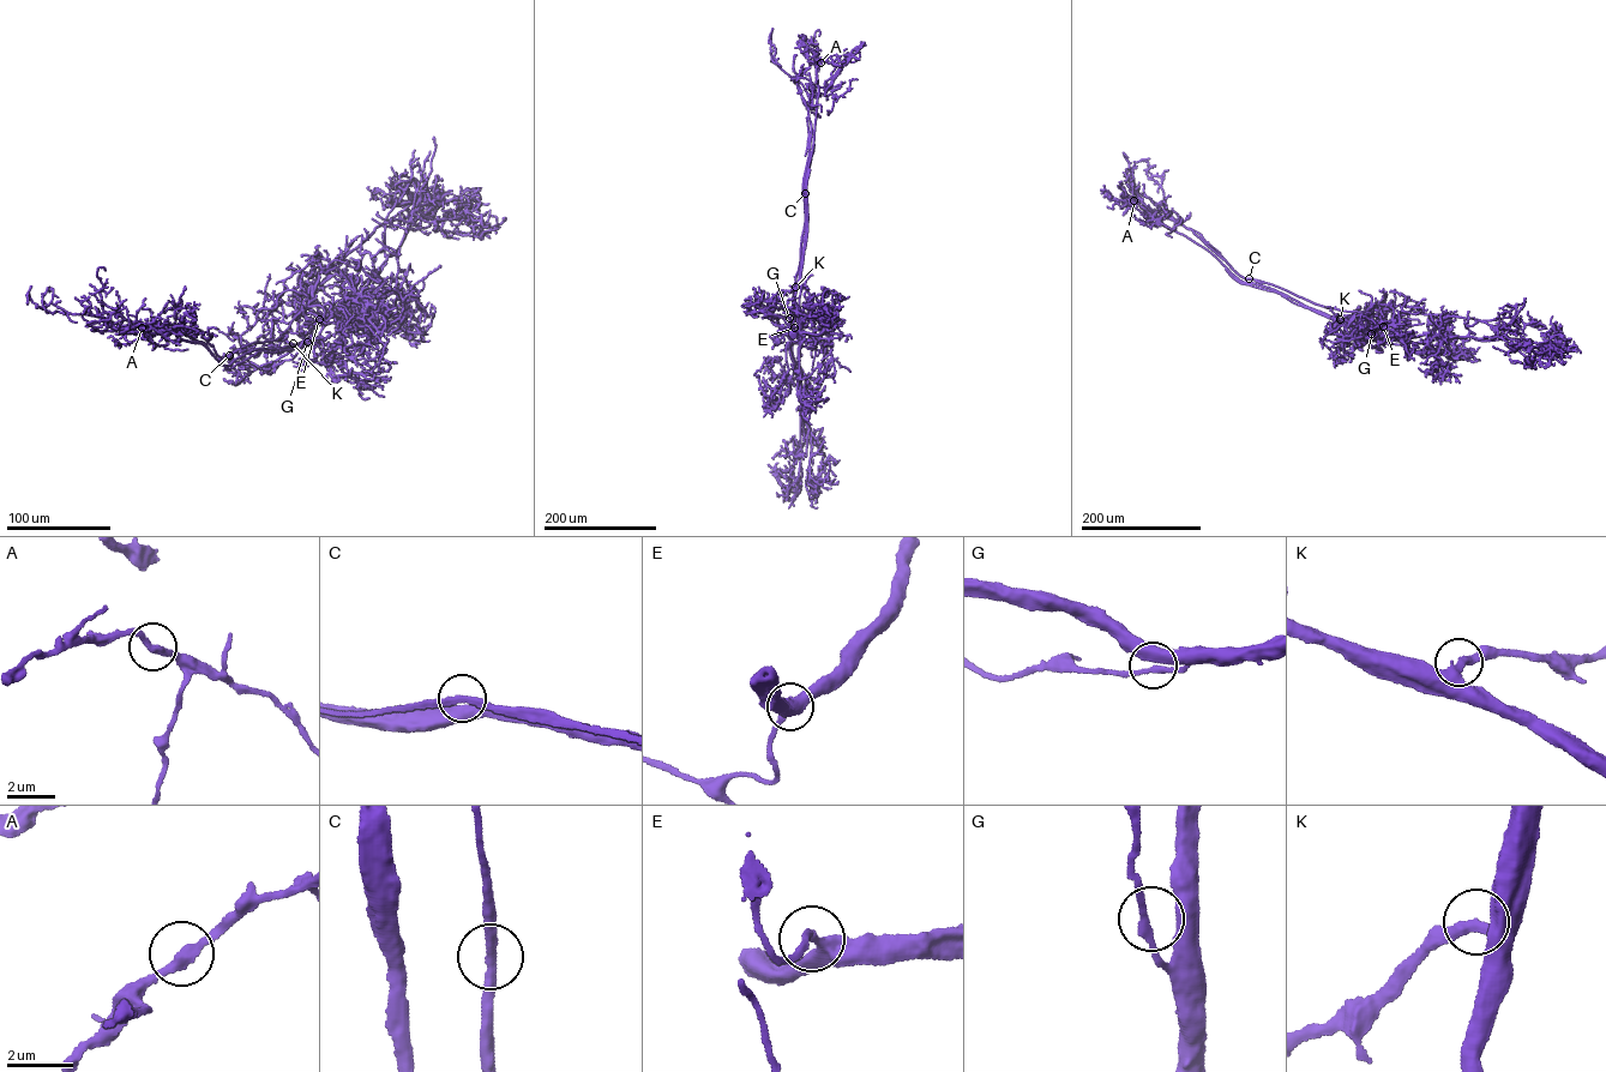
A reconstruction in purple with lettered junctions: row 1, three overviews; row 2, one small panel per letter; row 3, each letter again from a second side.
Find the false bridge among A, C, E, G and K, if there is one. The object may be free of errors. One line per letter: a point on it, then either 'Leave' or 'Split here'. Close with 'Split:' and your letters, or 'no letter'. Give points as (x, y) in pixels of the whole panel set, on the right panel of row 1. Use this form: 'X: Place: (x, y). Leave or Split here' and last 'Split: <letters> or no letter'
A: Place: (1134, 200). Leave
C: Place: (1249, 278). Leave
E: Place: (1383, 326). Leave
G: Place: (1371, 333). Leave
K: Place: (1340, 319). Leave
Split: no letter

